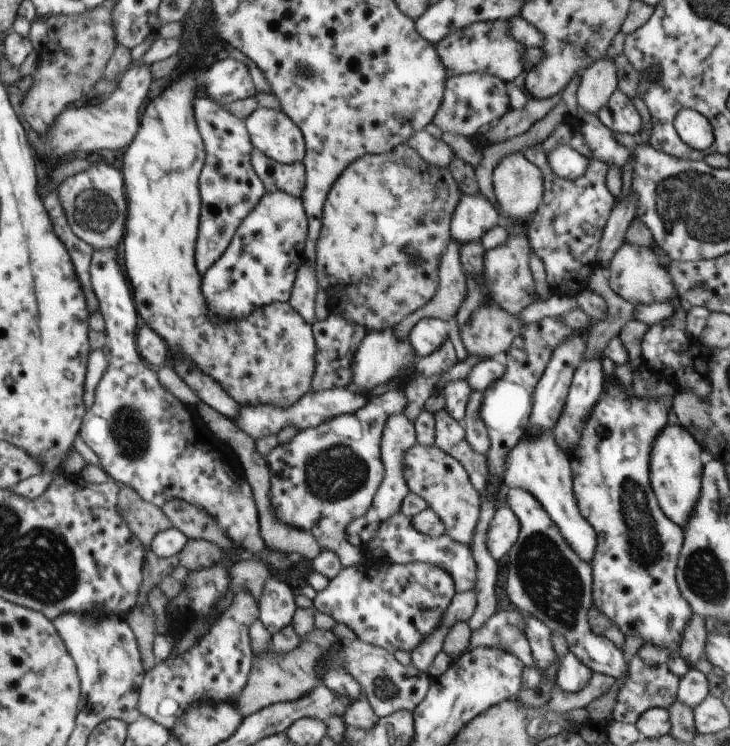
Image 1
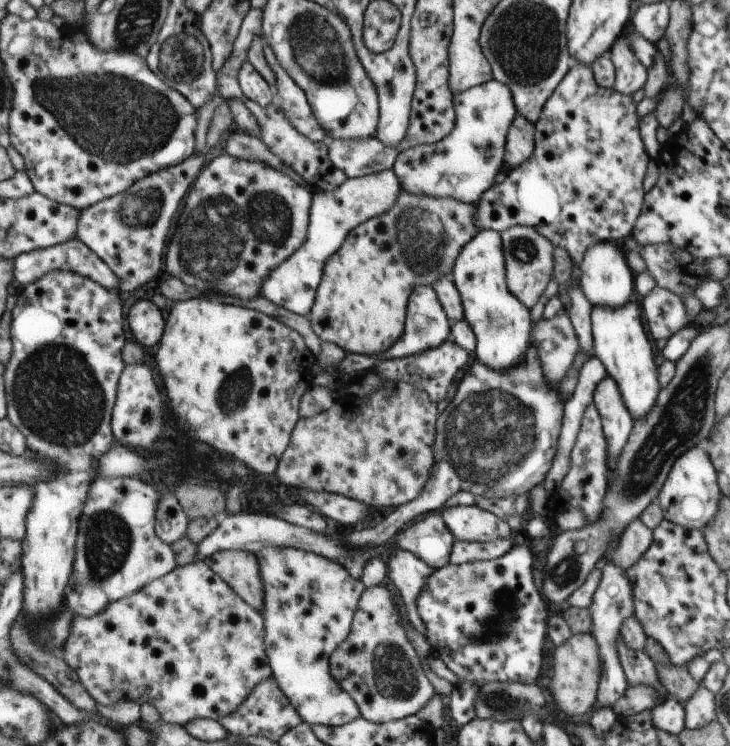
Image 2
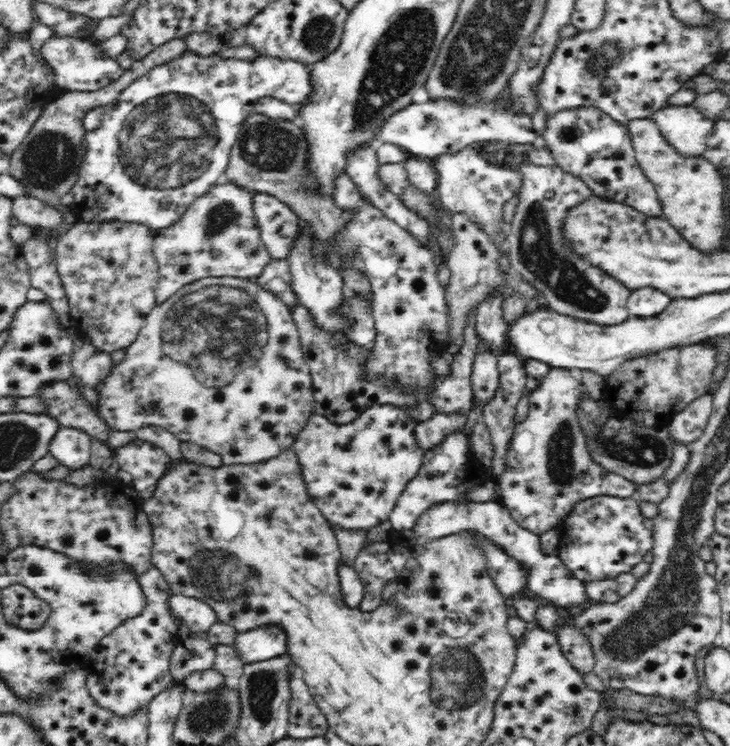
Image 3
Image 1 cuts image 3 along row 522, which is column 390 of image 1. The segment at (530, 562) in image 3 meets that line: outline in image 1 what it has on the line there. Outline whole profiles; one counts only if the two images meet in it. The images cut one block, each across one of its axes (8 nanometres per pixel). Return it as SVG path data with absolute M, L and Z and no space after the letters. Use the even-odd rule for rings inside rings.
M404 413L390 416L385 425L384 436L380 439L381 458L384 460L385 478L373 498L373 506L364 516L355 518L348 528L348 540L361 549L365 549L371 540L381 532L381 526L401 512L401 504L409 494L409 485L403 474L404 458L406 452L417 444L416 426Z

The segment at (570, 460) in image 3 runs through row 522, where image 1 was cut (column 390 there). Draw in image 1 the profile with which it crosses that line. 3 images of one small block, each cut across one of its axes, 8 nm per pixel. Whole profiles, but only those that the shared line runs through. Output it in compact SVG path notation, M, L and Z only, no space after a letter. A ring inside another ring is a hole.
M402 512L390 517L381 526L381 532L371 540L364 550L367 552L377 547L382 548L386 554L385 559L394 564L405 565L415 562L427 562L442 567L454 579L458 593L472 590L477 585L477 574L480 568L477 566L477 561L470 546L459 543L448 535L431 537L422 534L413 526L412 519Z

